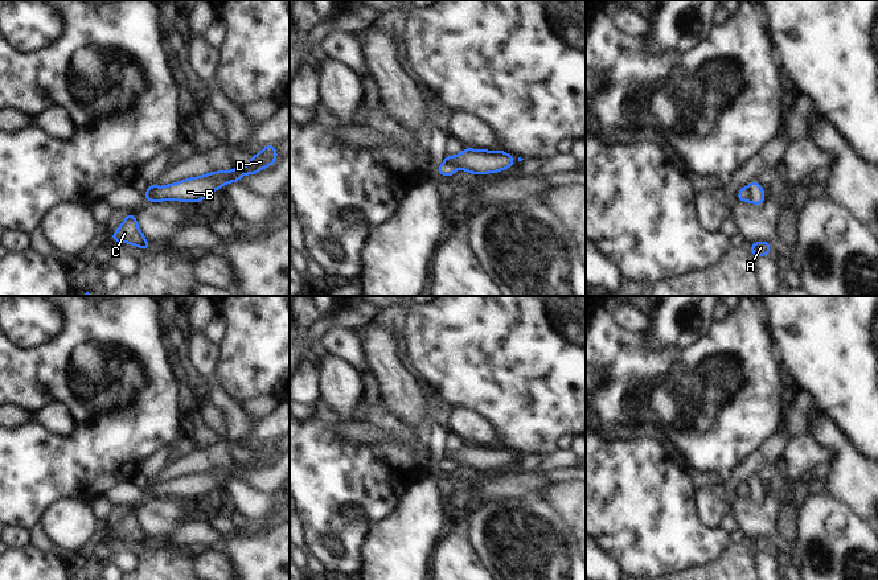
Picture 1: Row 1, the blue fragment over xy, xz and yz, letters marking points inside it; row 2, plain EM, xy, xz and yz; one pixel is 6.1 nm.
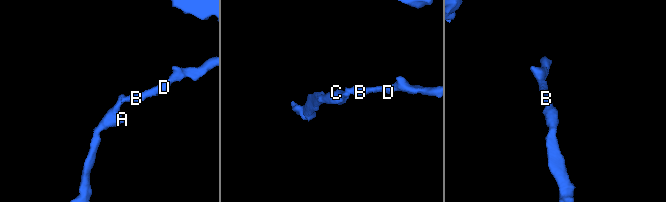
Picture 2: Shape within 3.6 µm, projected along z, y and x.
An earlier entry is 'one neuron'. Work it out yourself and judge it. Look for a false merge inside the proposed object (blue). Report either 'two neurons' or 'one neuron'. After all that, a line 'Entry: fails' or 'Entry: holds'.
two neurons
Entry: fails

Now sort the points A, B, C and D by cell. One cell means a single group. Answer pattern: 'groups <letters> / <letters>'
groups A C / B D

